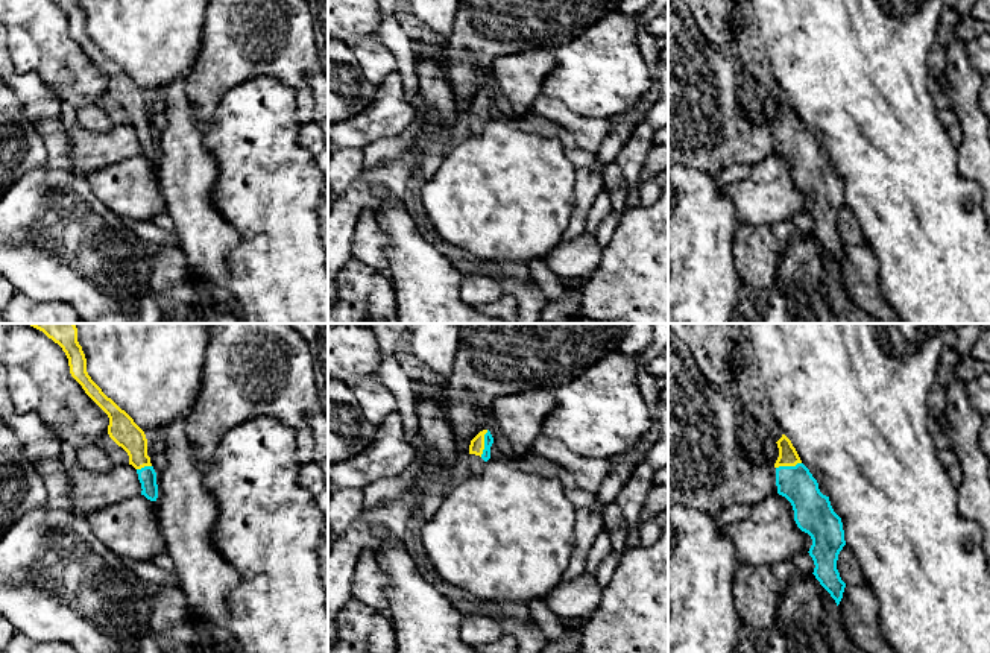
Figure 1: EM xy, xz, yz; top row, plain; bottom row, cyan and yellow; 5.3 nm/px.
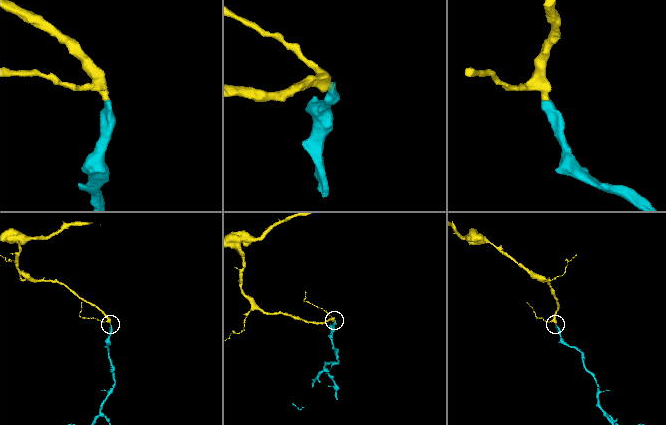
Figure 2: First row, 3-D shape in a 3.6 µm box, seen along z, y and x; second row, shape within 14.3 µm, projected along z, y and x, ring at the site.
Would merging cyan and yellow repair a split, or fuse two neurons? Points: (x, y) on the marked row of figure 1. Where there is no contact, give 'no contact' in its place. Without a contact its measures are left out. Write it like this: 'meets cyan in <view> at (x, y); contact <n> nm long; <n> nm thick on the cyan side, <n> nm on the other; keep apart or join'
meets cyan in xz at (485, 444); contact 150 nm long; 50 nm thick on the cyan side, 80 nm on the other; join

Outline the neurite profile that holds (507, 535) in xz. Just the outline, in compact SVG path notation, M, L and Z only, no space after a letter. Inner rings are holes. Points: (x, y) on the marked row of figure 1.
M489 459L481 475L448 492L421 539L433 566L456 588L487 601L527 604L562 583L575 550L575 512L557 478Z

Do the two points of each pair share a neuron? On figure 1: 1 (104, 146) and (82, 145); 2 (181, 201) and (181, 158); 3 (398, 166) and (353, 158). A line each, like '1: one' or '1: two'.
1: one
2: one
3: two

